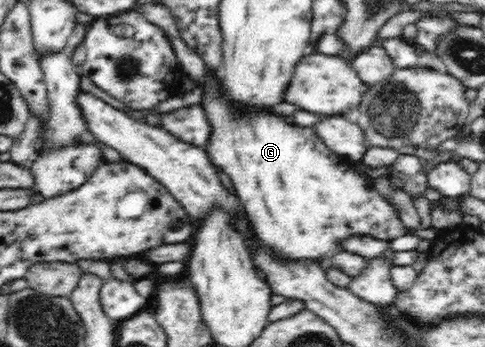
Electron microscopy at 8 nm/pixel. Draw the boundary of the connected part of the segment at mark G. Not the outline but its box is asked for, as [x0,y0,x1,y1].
[198,68,408,262]

